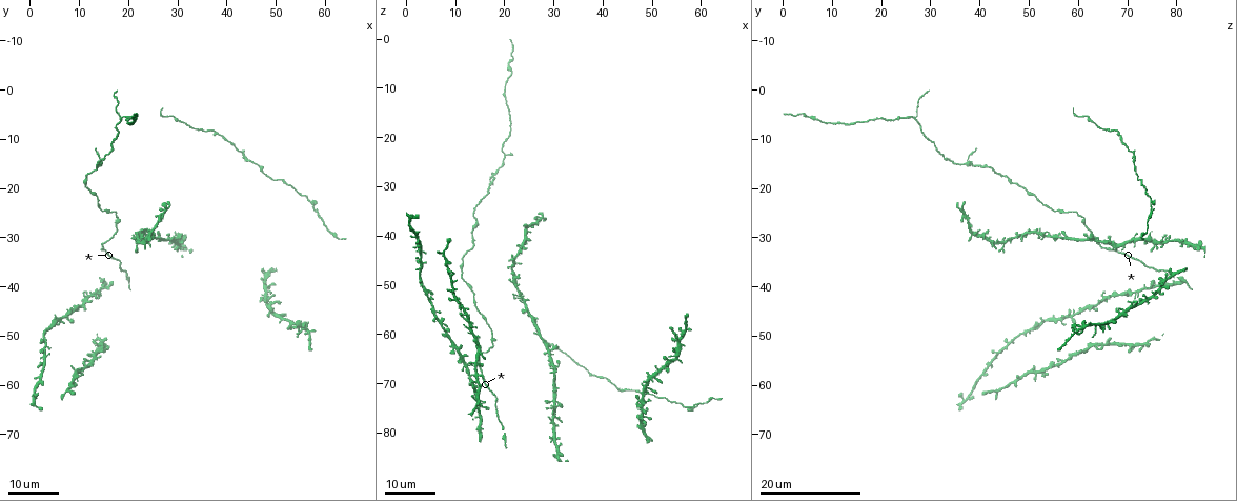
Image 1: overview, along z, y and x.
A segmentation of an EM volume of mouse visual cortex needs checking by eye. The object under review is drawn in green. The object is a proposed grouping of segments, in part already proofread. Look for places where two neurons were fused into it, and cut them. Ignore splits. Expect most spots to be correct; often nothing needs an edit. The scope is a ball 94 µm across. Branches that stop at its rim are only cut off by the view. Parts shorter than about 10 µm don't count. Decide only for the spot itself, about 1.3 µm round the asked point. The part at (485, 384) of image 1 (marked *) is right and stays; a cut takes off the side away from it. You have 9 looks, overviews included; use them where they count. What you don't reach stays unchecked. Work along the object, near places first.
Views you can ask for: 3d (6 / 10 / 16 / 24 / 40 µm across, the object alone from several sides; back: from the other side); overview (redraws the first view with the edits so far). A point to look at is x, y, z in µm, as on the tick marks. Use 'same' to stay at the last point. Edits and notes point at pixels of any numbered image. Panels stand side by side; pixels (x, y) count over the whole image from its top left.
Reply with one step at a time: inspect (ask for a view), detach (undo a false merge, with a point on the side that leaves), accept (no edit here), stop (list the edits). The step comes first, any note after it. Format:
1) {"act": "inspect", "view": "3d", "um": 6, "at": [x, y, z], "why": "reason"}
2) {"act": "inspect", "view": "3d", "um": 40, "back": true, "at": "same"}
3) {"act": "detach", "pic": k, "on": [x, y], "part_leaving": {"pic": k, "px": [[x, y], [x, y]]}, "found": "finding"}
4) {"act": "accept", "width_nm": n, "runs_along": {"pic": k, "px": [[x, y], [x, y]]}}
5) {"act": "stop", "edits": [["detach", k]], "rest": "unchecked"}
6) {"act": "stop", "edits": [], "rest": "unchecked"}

{"act": "inspect", "view": "3d", "um": 16, "at": [24.5, 29.0, 38.5], "why": "calibre changes"}

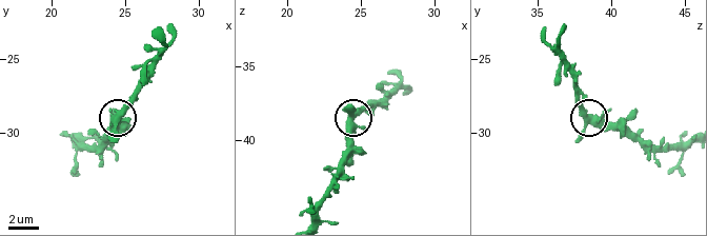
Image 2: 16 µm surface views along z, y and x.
{"act": "inspect", "view": "3d", "um": 10, "at": [24.6, 28.8, 38.4]}

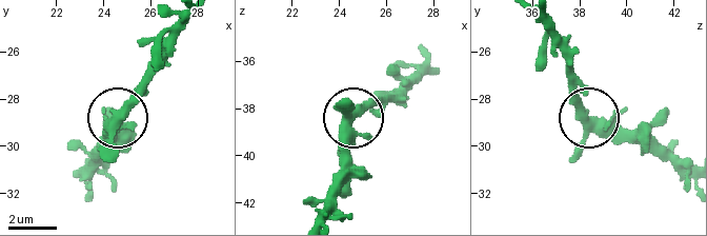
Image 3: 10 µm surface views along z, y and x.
{"act": "accept", "width_nm": 370, "found": "one neuron here"}

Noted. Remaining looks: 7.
{"act": "inspect", "view": "3d", "um": 16, "at": [18.5, 27.0, 61.5]}

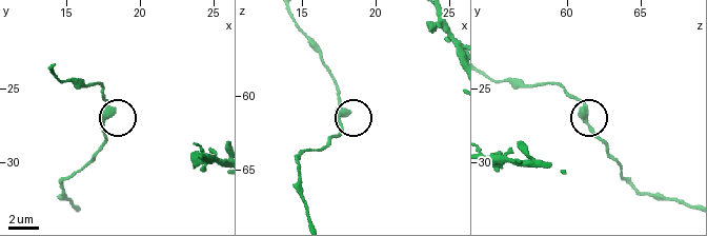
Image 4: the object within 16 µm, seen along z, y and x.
{"act": "inspect", "view": "3d", "um": 6, "at": [18.0, 26.6, 61.0]}

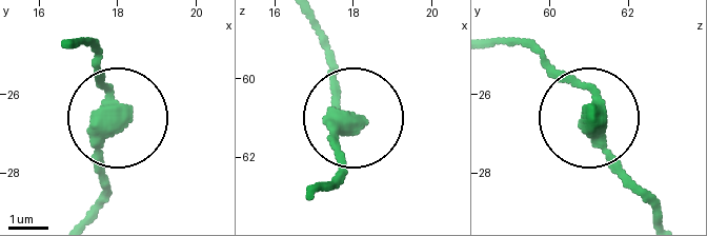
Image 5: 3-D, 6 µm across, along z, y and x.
{"act": "accept", "width_nm": 390, "runs_along": {"pic": 5, "px": [[93, 209], [116, 109], [99, 85], [93, 41]]}, "found": "one neuron here"}

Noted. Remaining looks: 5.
{"act": "inspect", "view": "3d", "um": 16, "at": [24.5, 30.0, 54.5], "why": "three-way junction"}

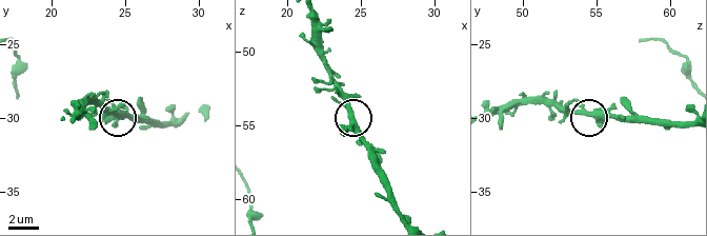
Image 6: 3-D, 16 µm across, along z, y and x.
{"act": "inspect", "view": "3d", "um": 6, "at": [24.4, 29.8, 55.0], "why": "zoom in"}

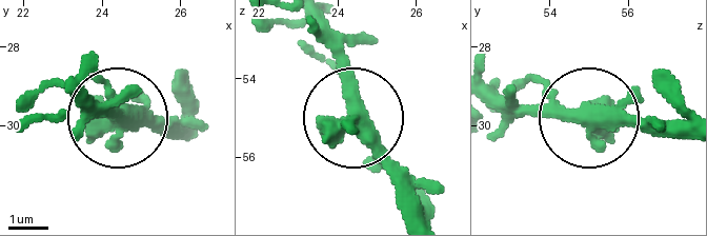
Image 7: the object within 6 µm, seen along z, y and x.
{"act": "accept", "width_nm": 380, "found": "continuous, no second neuron"}

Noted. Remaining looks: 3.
{"act": "inspect", "view": "3d", "um": 24, "at": [14.0, 16.0, 42.0], "why": "thick turns thin"}

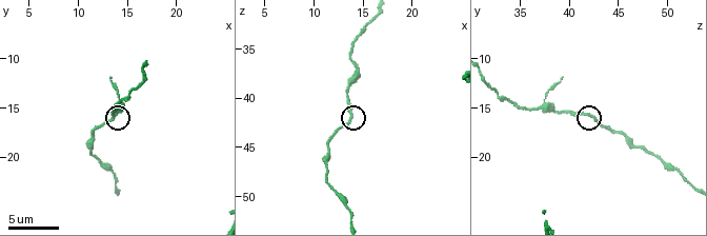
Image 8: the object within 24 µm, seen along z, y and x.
{"act": "inspect", "view": "3d", "um": 10, "at": [13.6, 16.2, 42.2]}

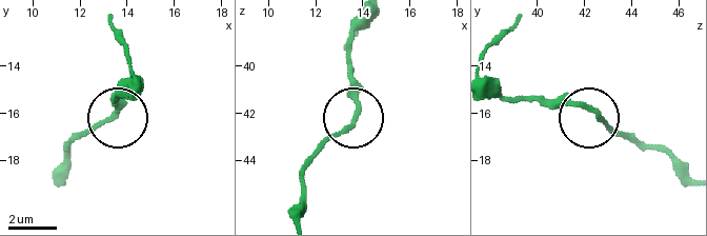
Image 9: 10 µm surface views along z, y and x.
{"act": "accept", "runs_along": {"pic": 9, "px": [[301, 215], [303, 166], [356, 118], [349, 47]]}, "found": "all the same neuron"}

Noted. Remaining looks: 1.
{"act": "stop", "edits": [], "rest": "unchecked"}

